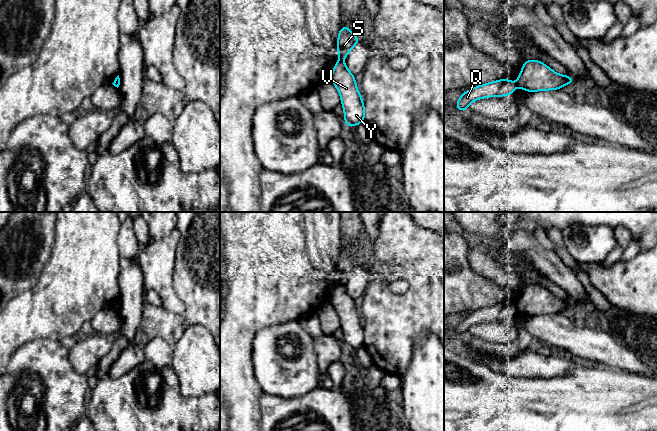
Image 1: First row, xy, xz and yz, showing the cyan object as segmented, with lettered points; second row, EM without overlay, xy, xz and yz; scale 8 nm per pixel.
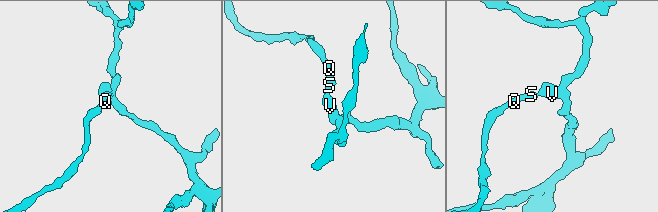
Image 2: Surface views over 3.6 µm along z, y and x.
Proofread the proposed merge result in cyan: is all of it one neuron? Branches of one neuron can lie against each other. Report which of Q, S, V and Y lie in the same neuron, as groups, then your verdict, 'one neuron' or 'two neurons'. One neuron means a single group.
Q S / V Y; two neurons

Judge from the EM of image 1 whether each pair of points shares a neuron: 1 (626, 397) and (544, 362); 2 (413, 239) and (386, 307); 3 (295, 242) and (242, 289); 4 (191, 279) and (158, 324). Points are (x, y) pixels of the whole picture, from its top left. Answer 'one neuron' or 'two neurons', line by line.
1: two neurons
2: one neuron
3: one neuron
4: one neuron

